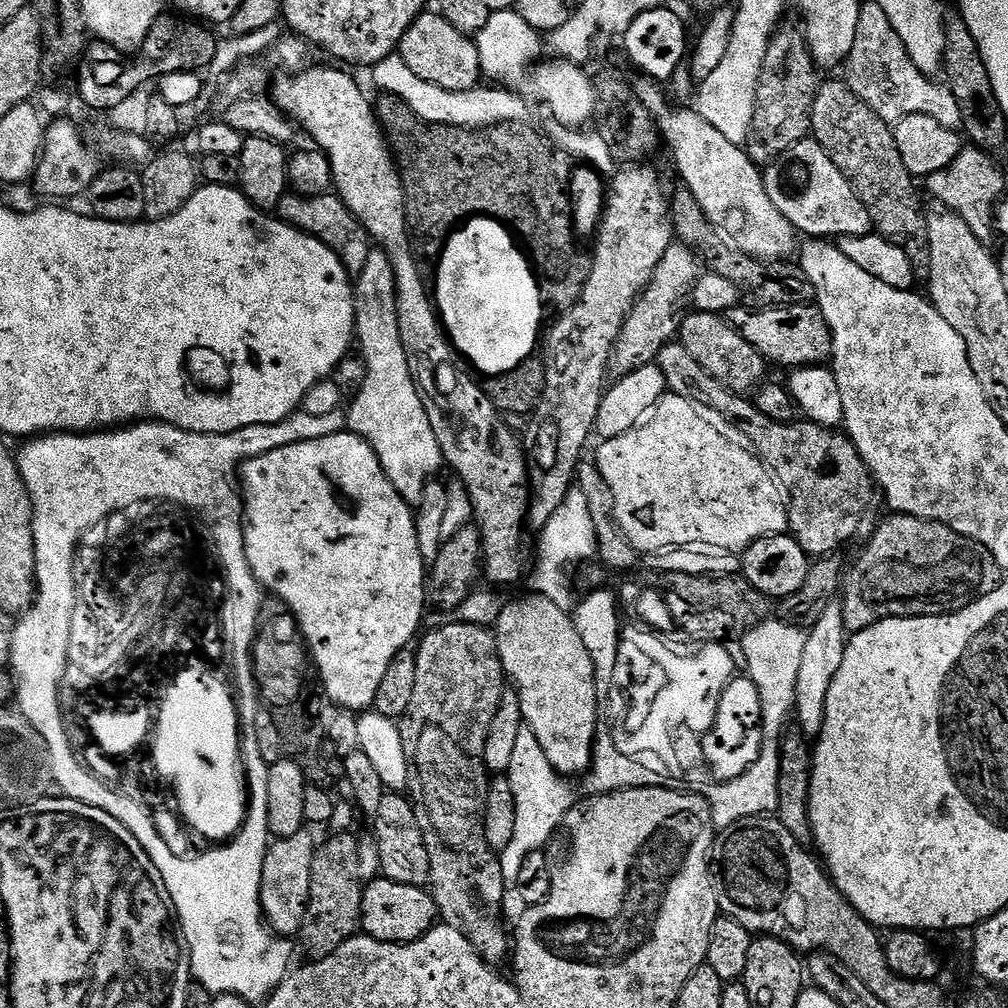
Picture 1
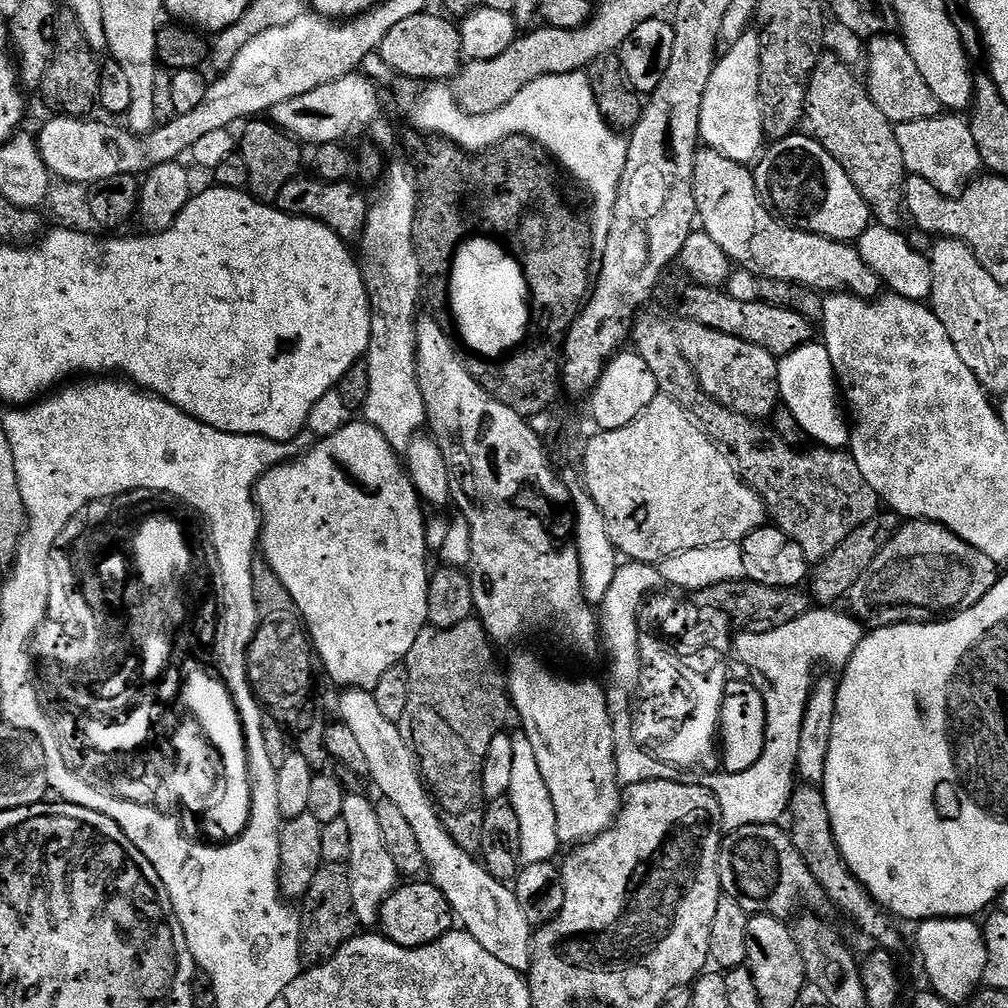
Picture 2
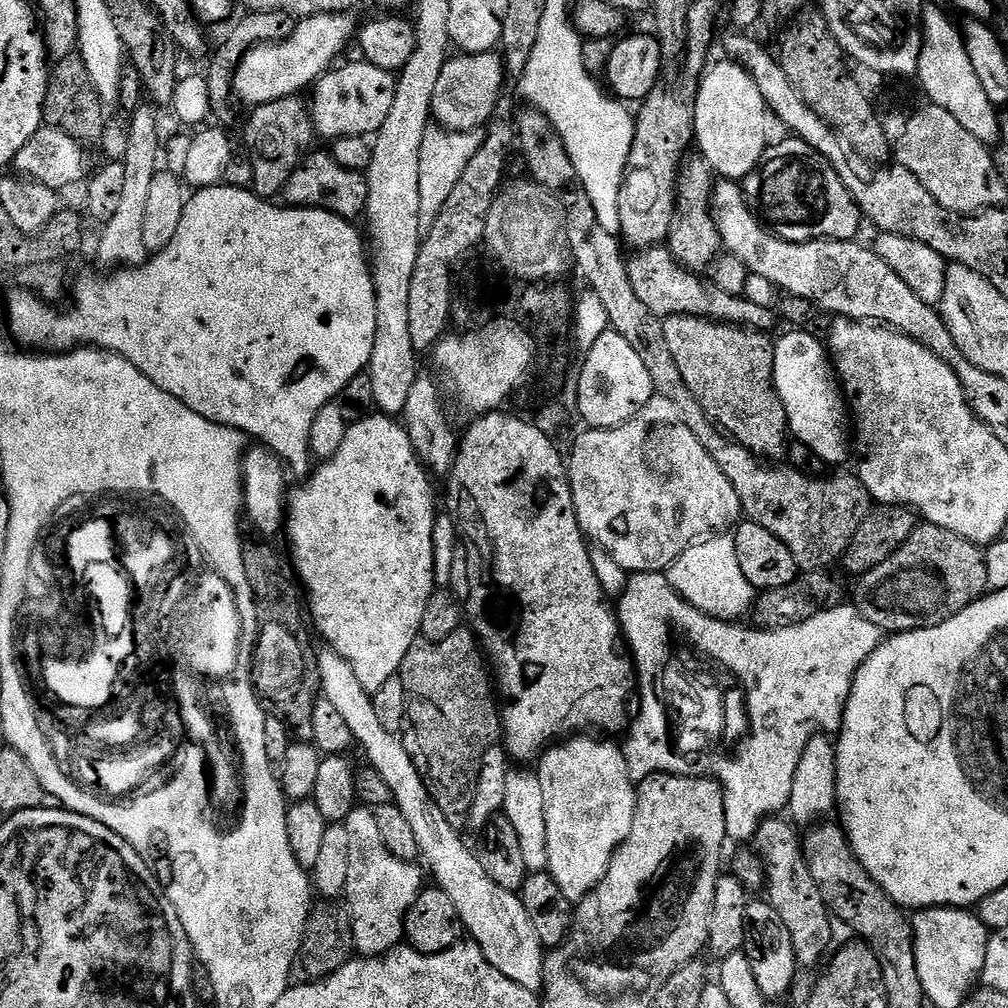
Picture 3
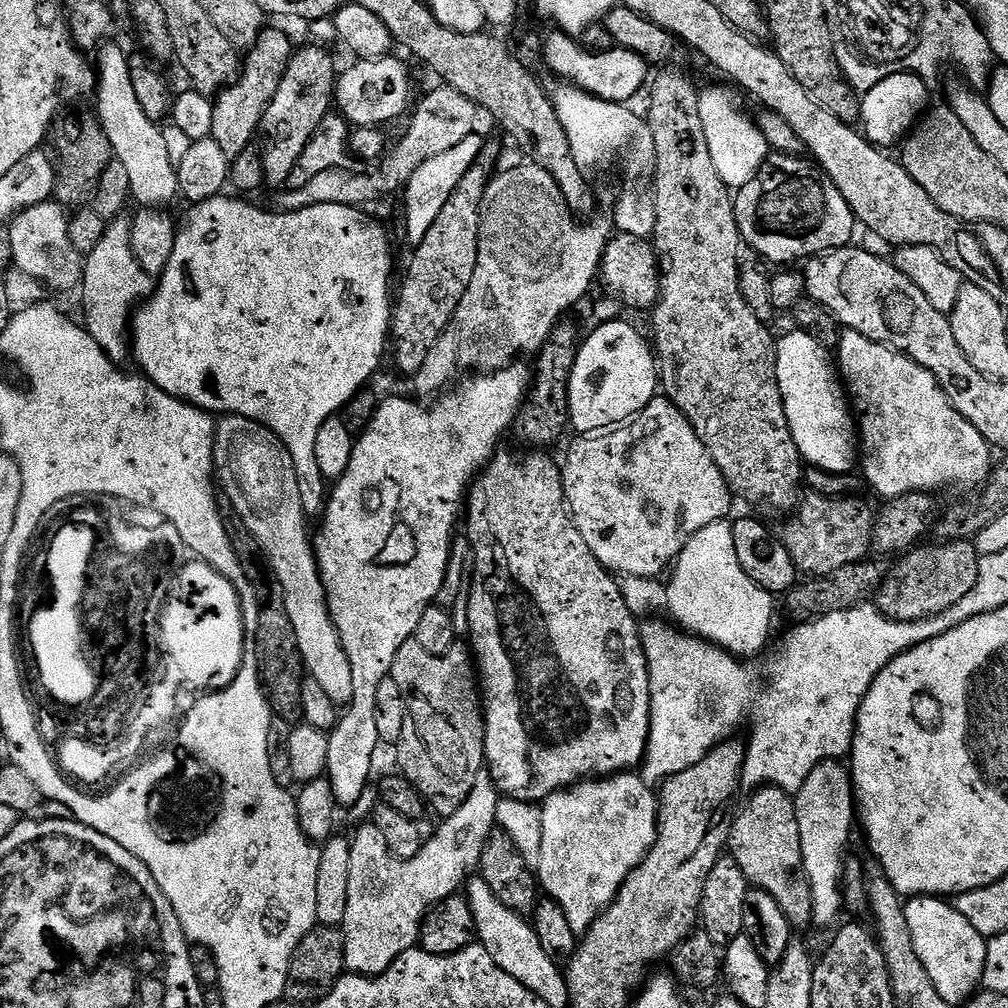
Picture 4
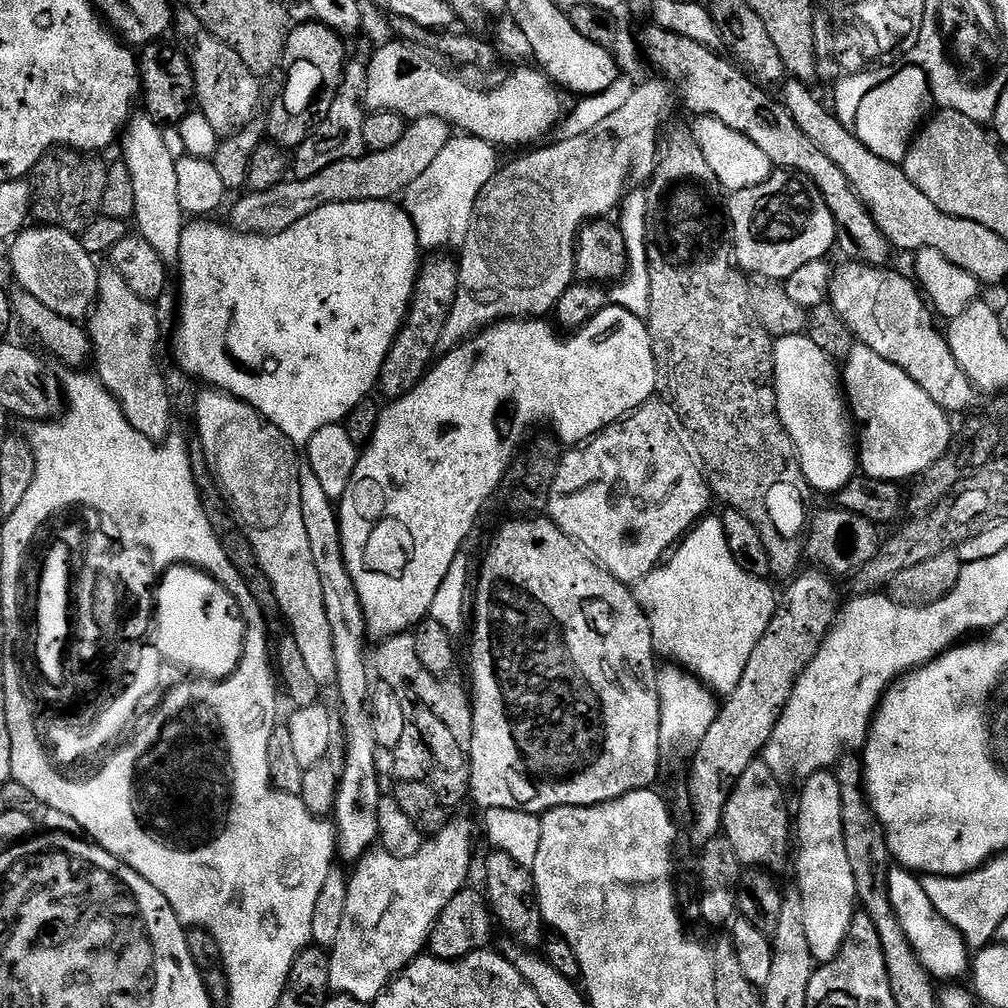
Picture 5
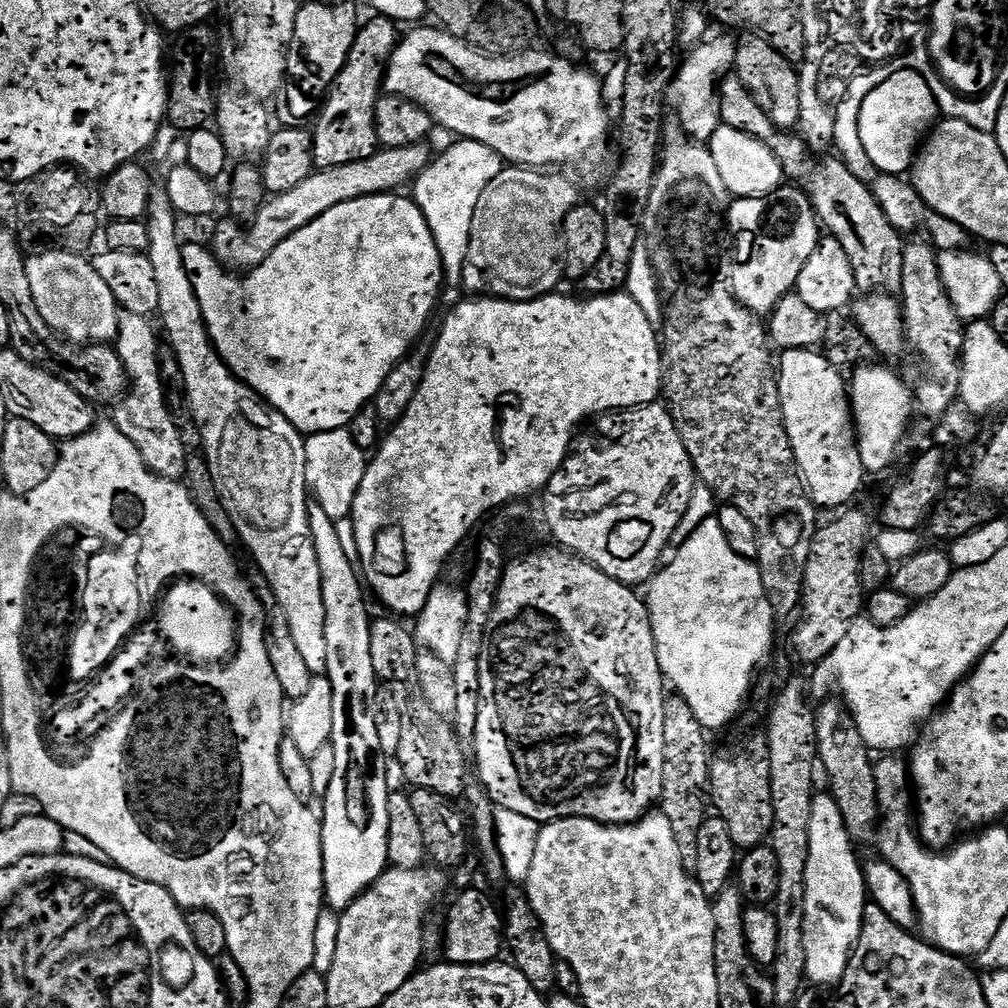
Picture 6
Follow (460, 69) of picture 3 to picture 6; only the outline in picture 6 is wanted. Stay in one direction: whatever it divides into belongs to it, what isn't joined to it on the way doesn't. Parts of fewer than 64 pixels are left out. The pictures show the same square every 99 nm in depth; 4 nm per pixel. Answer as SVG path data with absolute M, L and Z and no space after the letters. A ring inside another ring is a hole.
M427 143L408 147L378 150L362 162L347 163L346 166L317 169L294 189L279 192L269 197L260 208L254 220L245 228L243 223L232 216L225 216L214 228L210 250L225 267L238 270L257 268L270 253L290 234L308 225L342 202L354 201L360 197L385 195L403 188L404 183L413 181L432 161Z

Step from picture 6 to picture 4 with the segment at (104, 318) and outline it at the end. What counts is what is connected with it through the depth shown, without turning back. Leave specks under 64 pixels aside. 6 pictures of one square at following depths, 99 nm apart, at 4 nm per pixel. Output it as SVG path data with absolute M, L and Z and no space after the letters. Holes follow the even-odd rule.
M49 202L30 206L10 221L8 237L12 243L12 264L20 267L32 280L41 280L56 292L79 289L84 278L82 254L70 242L69 213L63 204Z

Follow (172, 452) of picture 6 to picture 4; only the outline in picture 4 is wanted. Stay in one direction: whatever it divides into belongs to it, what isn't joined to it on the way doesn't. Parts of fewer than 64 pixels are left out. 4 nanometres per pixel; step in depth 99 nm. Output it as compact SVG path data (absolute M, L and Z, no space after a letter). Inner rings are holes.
M117 218L105 227L102 242L98 242L98 246L94 246L94 250L90 250L83 257L84 278L78 289L80 304L84 307L84 317L82 317L84 327L94 338L94 342L98 342L98 346L102 346L104 353L117 366L123 365L125 363L123 360L129 359L130 356L130 321L133 319L136 309L154 291L153 277L148 276L146 270L142 270L138 258L134 258L134 246L130 242L131 234L132 221L128 218Z

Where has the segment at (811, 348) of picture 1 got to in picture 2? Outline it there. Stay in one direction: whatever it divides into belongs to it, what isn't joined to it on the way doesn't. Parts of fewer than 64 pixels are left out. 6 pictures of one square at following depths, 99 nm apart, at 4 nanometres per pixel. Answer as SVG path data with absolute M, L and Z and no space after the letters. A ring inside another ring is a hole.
M695 282L689 285L676 304L683 319L693 320L702 326L710 326L710 330L718 330L734 338L742 338L742 342L762 346L762 350L777 358L798 350L798 346L807 344L813 339L813 321L802 318L802 314L794 314L794 310L790 310L787 306L770 304L763 299L738 302L738 298L729 295L723 287Z

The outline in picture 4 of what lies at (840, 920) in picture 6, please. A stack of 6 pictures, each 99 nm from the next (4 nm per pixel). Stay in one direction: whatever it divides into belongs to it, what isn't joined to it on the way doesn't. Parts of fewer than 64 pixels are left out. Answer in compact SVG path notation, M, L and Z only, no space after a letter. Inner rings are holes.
M823 760L814 770L810 770L810 778L802 782L802 790L795 793L796 813L798 814L798 834L802 834L802 862L804 873L812 895L812 924L835 925L841 919L842 913L842 877L846 853L844 847L848 844L848 835L854 824L854 789L852 778L847 767L843 768L840 760Z

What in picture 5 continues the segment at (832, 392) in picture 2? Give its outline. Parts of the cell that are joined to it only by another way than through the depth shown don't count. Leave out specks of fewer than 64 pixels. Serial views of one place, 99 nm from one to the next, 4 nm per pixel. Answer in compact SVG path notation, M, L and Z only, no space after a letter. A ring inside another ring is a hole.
M807 334L782 336L774 344L776 371L776 405L780 421L796 447L807 487L835 494L849 487L858 472L858 440L854 435L854 420L842 387L842 376L832 357L826 355Z

